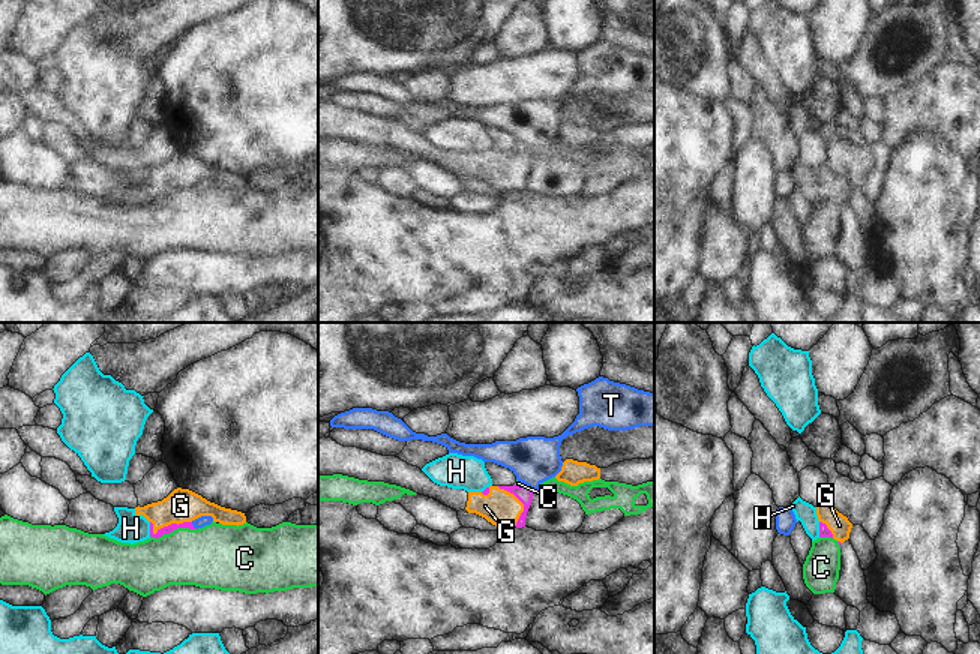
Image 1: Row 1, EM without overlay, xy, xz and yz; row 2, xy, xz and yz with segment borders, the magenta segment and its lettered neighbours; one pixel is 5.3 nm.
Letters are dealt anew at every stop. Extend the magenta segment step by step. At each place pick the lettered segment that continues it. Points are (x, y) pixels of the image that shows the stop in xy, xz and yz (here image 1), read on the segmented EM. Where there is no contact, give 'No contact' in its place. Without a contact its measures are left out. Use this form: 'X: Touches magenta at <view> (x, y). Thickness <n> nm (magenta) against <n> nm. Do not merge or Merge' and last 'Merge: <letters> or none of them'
C: Touches magenta at xy (173, 530). Thickness 50 nm (magenta) against 340 nm. Do not merge
G: Touches magenta at xy (171, 524). Thickness 50 nm (magenta) against 180 nm. Merge
H: Touches magenta at xy (150, 530). Thickness 50 nm (magenta) against 160 nm. Do not merge
T: Touches magenta at xz (527, 486). Thickness 90 nm (magenta) against 260 nm. Do not merge
Merge: G.

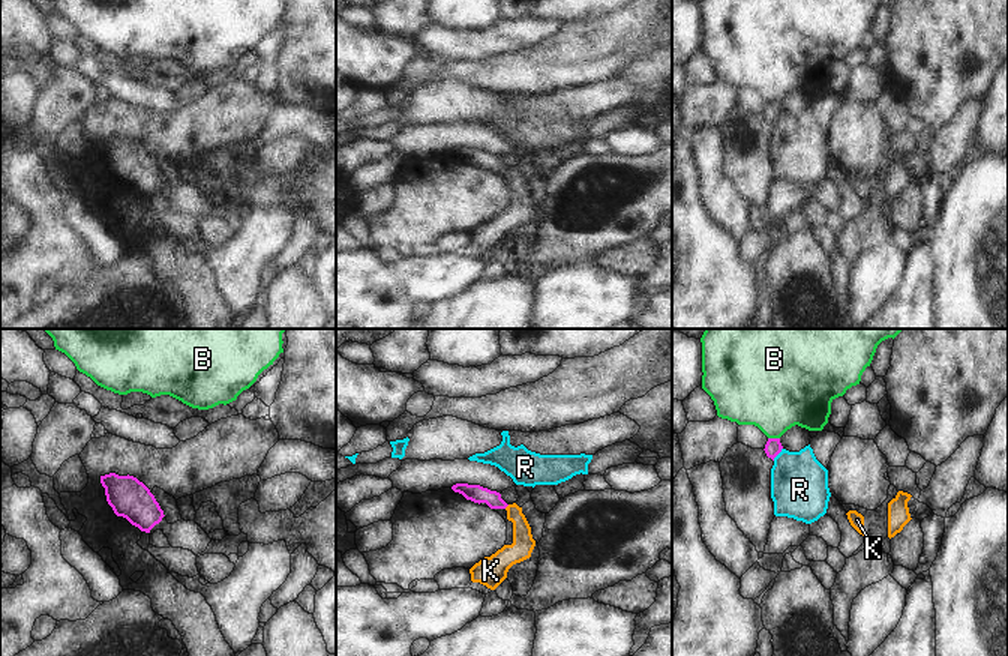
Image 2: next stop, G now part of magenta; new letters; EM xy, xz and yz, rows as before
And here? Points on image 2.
B: Touches magenta at yz (774, 439). Thickness 90 nm (magenta) against 420 nm. Do not merge
K: Touches magenta at xz (506, 506). Thickness 90 nm (magenta) against 120 nm. Merge
R: Touches magenta at yz (779, 452). Thickness 90 nm (magenta) against 300 nm. Do not merge
Merge: K.

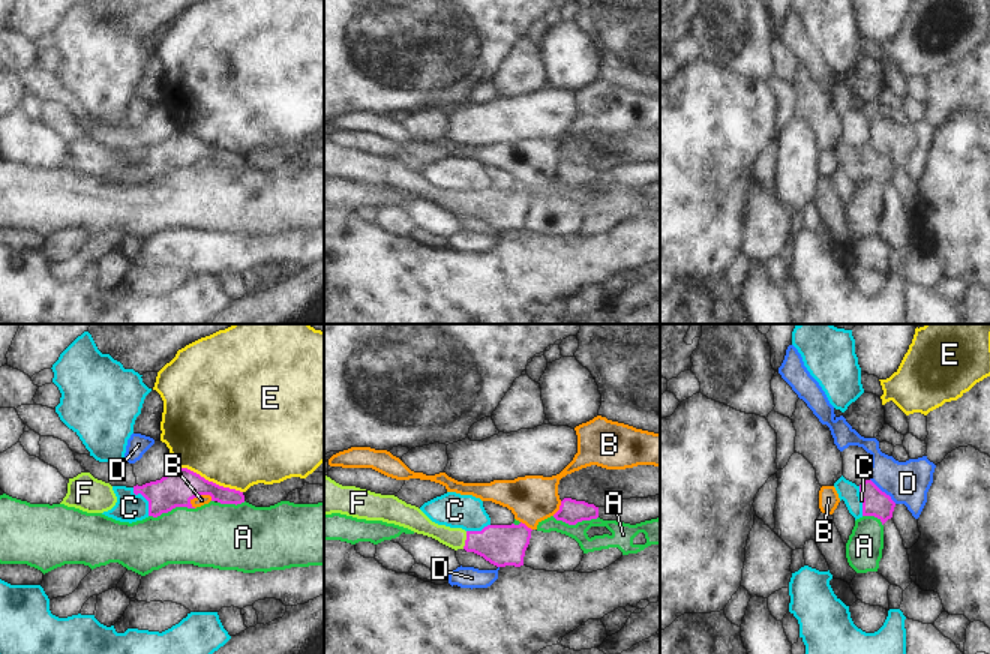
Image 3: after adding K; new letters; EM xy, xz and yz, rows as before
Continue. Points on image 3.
A: Touches magenta at xy (171, 509). Thickness 190 nm (magenta) against 340 nm. Do not merge
B: Touches magenta at xy (200, 494). Thickness 190 nm (magenta) against 60 nm. Do not merge
C: Touches magenta at xy (146, 498). Thickness 190 nm (magenta) against 160 nm. Do not merge
D: Touches magenta at yz (884, 492). Thickness 140 nm (magenta) against 220 nm. Do not merge
E: Touches magenta at xy (210, 482). Thickness 190 nm (magenta) against 480 nm. Do not merge
F: Touches magenta at xz (465, 540). Thickness 220 nm (magenta) against 110 nm. Merge
Merge: F.

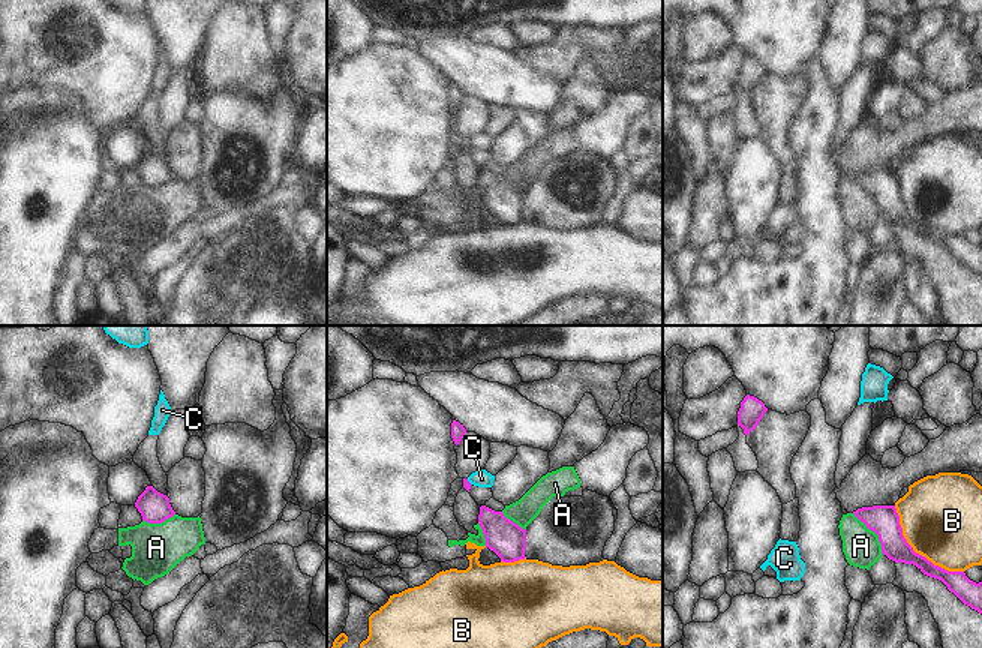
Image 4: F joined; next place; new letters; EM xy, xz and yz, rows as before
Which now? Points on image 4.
A: Touches magenta at yz (874, 531). Thickness 160 nm (magenta) against 200 nm. Merge
B: Touches magenta at yz (915, 552). Thickness 160 nm (magenta) against 440 nm. Do not merge
C: Touches magenta at xz (468, 482). Thickness 50 nm (magenta) against 90 nm. Do not merge
Merge: A.

